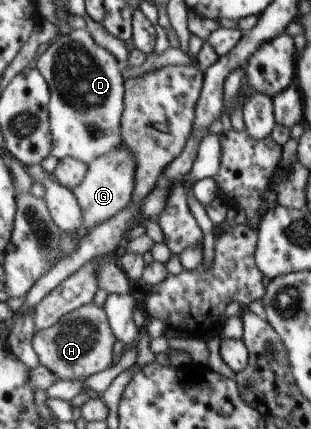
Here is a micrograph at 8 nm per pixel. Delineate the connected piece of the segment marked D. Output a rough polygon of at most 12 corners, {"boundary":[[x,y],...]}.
{"boundary":[[86,28],[38,67],[53,155],[89,166],[123,145],[125,79]]}

